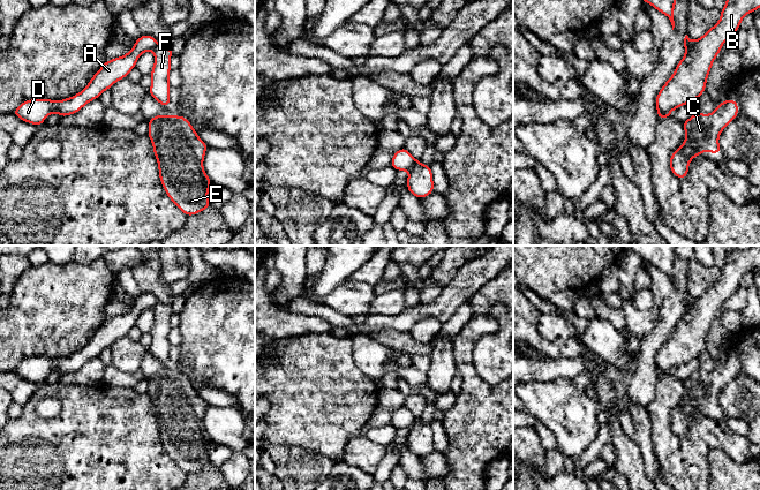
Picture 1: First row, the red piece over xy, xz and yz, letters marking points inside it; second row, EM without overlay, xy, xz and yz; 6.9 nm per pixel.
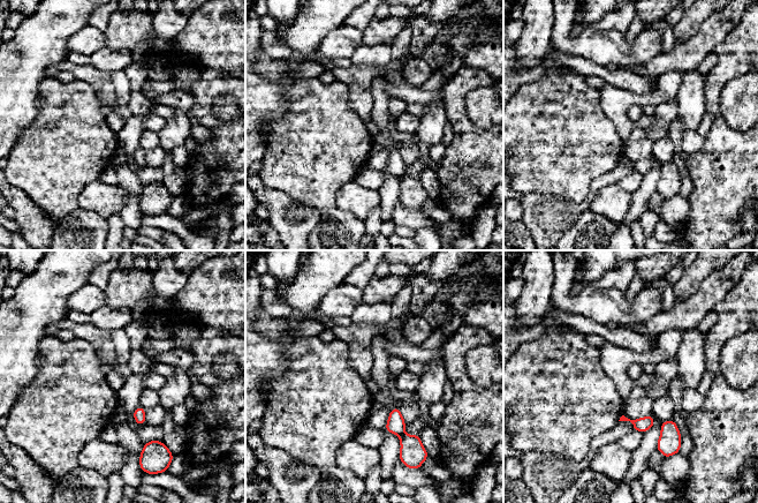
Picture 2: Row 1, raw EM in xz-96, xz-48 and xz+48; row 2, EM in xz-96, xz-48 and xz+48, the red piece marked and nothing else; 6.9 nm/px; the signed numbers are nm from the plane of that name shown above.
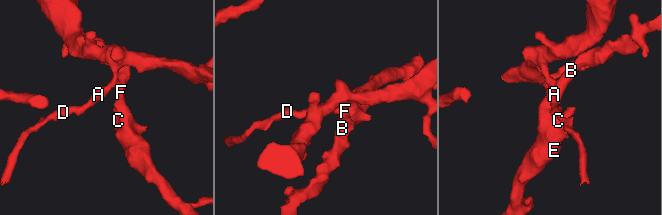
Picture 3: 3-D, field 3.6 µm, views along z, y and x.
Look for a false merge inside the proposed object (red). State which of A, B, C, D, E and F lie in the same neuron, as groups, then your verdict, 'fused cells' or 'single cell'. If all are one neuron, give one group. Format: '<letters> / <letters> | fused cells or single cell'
A D / B C E F | fused cells

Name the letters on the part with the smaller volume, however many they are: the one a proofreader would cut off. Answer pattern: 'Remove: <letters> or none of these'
Remove: B, C, E, F

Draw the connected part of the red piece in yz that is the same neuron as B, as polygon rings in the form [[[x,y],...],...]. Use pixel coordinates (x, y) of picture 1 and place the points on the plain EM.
[[[751,246],[743,251],[736,249],[727,255],[725,264],[720,270],[720,279],[685,308],[685,314],[678,321],[675,331],[657,352],[657,378],[671,376],[672,368],[700,356],[723,301],[739,288],[742,278],[758,266],[760,246]]]

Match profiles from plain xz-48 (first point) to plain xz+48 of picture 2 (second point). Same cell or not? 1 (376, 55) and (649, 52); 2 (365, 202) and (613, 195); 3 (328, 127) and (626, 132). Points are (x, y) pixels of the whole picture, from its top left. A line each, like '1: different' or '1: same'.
1: same
2: same
3: different

